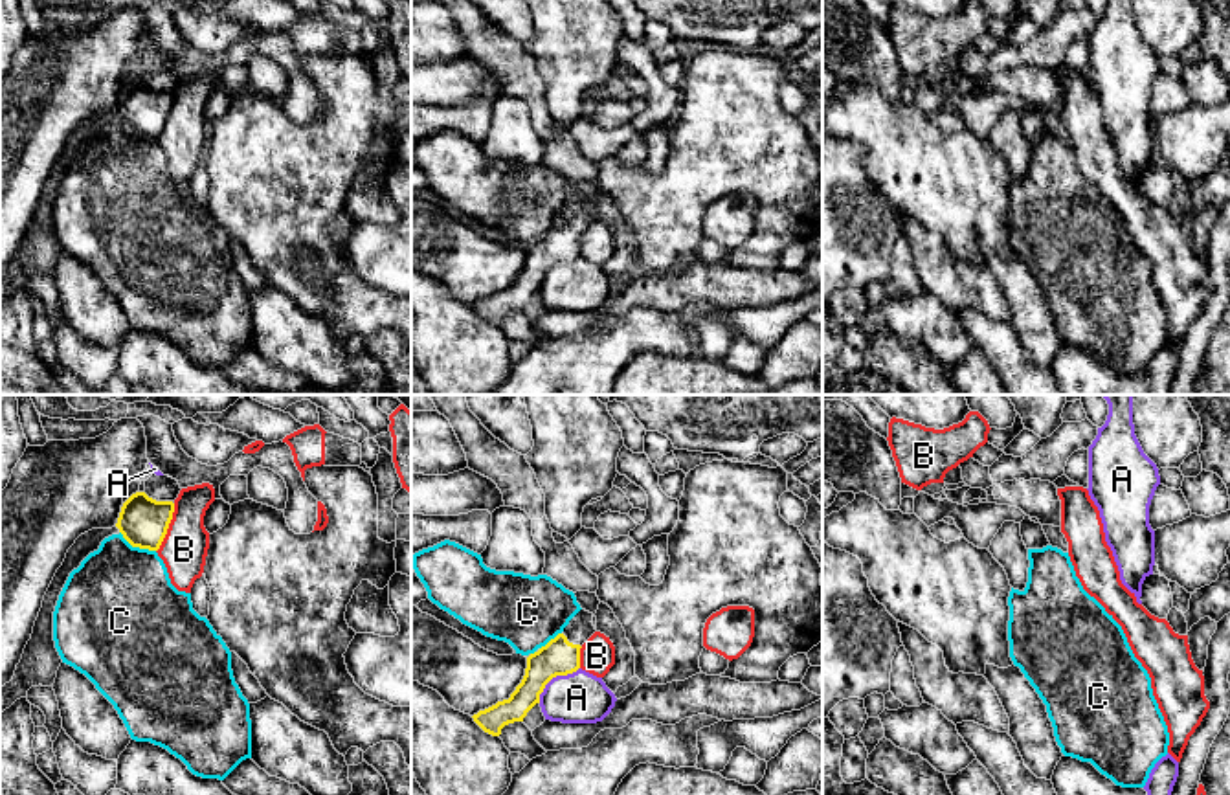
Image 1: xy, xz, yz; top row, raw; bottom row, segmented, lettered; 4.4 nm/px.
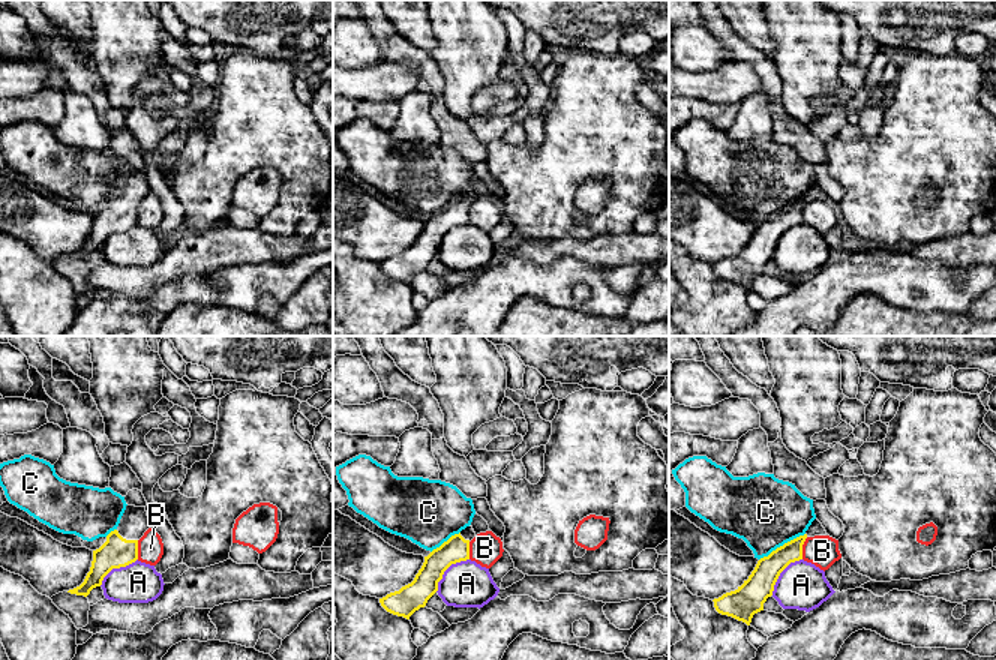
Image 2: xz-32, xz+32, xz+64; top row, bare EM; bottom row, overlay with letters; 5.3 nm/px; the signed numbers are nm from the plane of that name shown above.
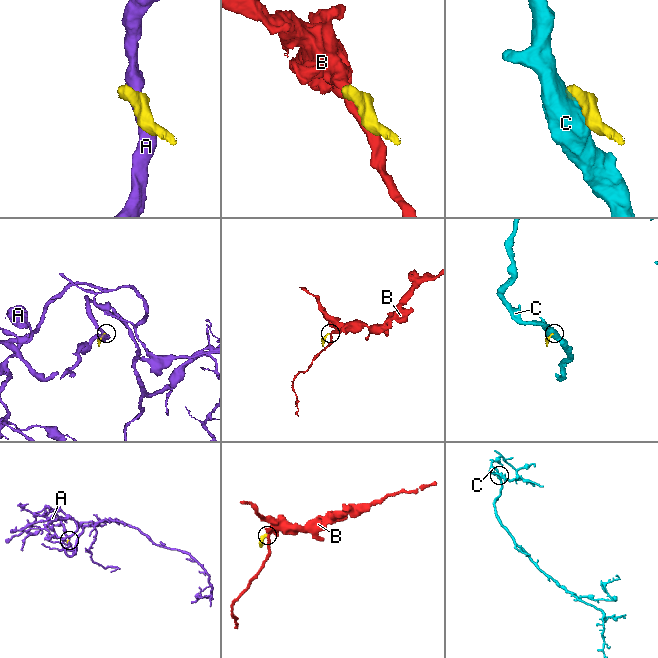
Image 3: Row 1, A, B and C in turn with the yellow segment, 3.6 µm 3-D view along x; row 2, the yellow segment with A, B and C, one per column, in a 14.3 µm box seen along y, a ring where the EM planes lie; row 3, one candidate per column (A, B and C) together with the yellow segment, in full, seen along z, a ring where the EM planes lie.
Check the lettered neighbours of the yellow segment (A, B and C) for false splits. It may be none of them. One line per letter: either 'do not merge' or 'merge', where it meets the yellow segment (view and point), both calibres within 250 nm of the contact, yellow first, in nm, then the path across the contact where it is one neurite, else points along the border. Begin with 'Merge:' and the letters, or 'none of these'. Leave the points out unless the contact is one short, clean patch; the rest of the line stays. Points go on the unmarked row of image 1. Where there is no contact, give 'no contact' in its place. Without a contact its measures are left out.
Merge: none of these
A: do not merge; meets yellow in xz at (553, 265); 160 nm thick on the yellow side, 220 nm on the other
B: do not merge; meets yellow in xy at (167, 116); 220 nm thick on the yellow side, 200 nm on the other; border along xy (175, 92), (169, 116), (156, 140)
C: do not merge; meets yellow in xy at (136, 134); 220 nm thick on the yellow side, 460 nm on the other

